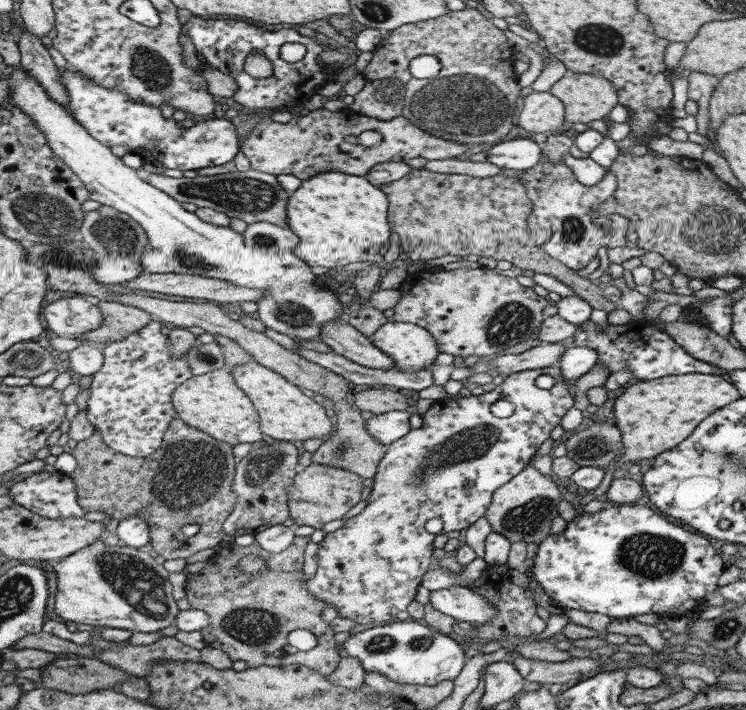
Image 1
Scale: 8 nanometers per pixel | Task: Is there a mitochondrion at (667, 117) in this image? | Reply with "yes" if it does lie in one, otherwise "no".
no

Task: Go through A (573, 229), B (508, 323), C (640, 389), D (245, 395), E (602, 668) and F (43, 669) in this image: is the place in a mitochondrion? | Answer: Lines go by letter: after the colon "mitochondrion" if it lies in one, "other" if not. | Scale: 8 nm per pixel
A: mitochondrion
B: mitochondrion
C: other
D: other
E: other
F: other

